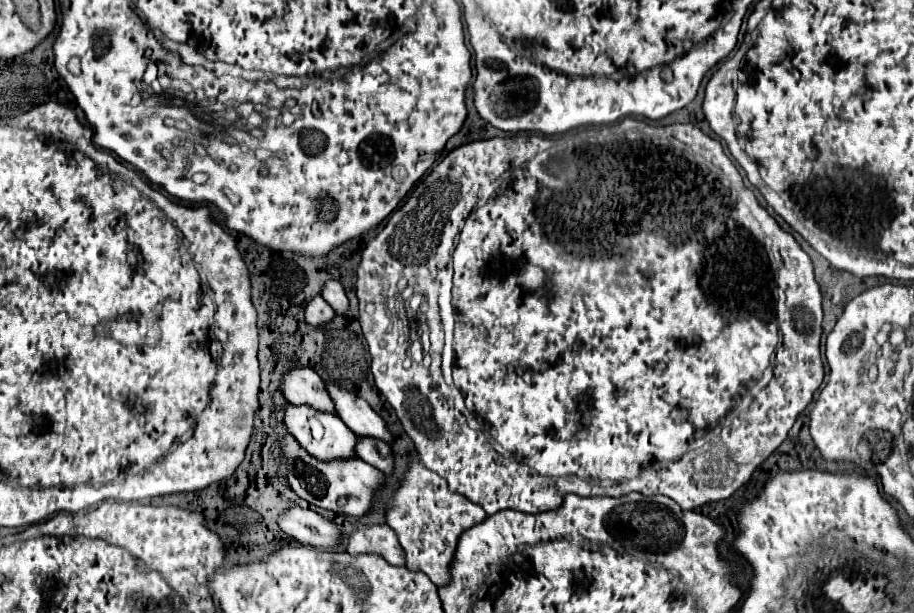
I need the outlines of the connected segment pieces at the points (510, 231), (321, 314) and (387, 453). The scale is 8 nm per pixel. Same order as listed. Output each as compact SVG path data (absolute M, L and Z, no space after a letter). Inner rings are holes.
M627 118L627 120L623 120L623 121L621 121L621 122L617 122L617 124L611 124L611 126L601 126L601 128L585 128L585 130L579 130L579 132L569 132L569 134L561 134L561 135L554 135L554 136L553 136L553 137L549 137L549 136L539 136L539 135L537 135L537 134L529 134L529 136L523 136L523 135L521 135L521 134L520 134L520 135L517 135L517 136L511 136L511 137L503 137L503 138L500 138L500 137L494 137L494 138L491 138L491 140L479 140L479 142L471 142L471 144L463 144L463 146L459 146L459 148L455 148L455 150L453 150L453 152L449 152L449 154L447 154L447 156L445 156L445 158L443 158L443 162L441 162L441 164L437 164L437 166L435 166L435 168L433 168L433 172L431 172L431 174L429 174L429 176L427 176L427 178L425 178L425 180L423 180L423 182L419 182L419 184L417 184L417 186L415 186L415 188L413 188L413 192L411 192L411 194L409 194L409 198L407 198L407 200L405 200L405 204L403 204L403 206L399 206L399 208L397 208L397 210L395 210L395 212L393 212L393 214L391 214L391 216L389 216L389 220L387 220L387 224L385 224L385 228L383 228L383 230L381 230L381 232L379 232L379 234L377 234L377 236L375 236L375 238L373 238L373 240L369 240L369 244L367 244L367 246L365 246L365 250L363 250L363 254L361 254L361 266L359 266L359 270L357 270L357 284L355 284L355 288L357 288L357 298L359 298L359 322L361 322L361 328L363 328L363 336L365 336L365 338L367 338L367 344L369 344L369 354L371 354L371 372L373 372L373 376L375 376L375 384L377 384L377 388L379 388L379 392L381 392L381 394L383 394L383 396L385 396L385 398L387 398L387 402L389 402L389 404L391 404L391 406L393 406L393 408L395 408L395 412L397 412L397 416L399 416L399 420L401 420L401 424L403 424L403 428L405 428L405 432L407 432L407 434L409 434L409 436L411 436L411 440L413 440L413 442L415 442L415 448L417 448L417 452L419 452L419 454L421 454L421 460L423 460L423 464L425 464L425 466L429 466L429 470L433 470L433 472L437 472L437 474L439 474L439 476L441 476L441 478L445 478L445 480L447 480L447 482L449 482L449 488L451 488L451 490L453 490L453 492L459 492L459 494L463 494L463 496L467 496L467 498L469 498L469 500L473 500L473 502L475 502L475 504L481 504L481 506L483 506L483 510L485 510L485 512L487 512L487 514L495 514L495 512L499 512L499 510L505 510L505 508L513 508L513 510L521 510L521 512L533 512L533 514L535 514L535 512L545 512L545 510L553 510L553 508L559 508L559 506L561 506L561 502L563 502L563 496L565 496L565 494L567 494L567 492L571 492L571 494L577 494L577 496L623 496L623 494L629 494L629 492L641 492L641 494L645 494L645 496L655 496L655 494L665 494L665 496L669 496L669 498L673 498L673 500L675 500L675 502L677 502L677 504L679 504L679 506L681 506L681 508L683 508L683 510L693 510L693 508L697 508L697 506L701 506L701 504L707 504L707 502L715 502L715 500L725 500L725 498L729 498L729 496L731 496L731 494L733 494L733 492L735 492L735 490L739 490L739 488L741 488L741 486L743 486L743 484L745 484L745 482L747 482L747 480L749 480L749 478L751 478L751 474L753 474L753 472L755 472L755 468L757 468L757 466L759 466L759 464L761 464L761 462L763 462L763 460L767 460L767 458L769 458L769 454L771 454L771 452L773 452L773 450L775 450L775 448L779 448L779 444L781 444L781 442L783 442L783 440L785 440L785 438L787 438L787 432L789 432L789 430L791 430L791 426L793 426L793 424L795 424L795 420L797 420L797 416L799 416L799 412L801 412L801 410L803 410L803 408L805 408L805 406L807 406L807 404L809 404L809 402L811 402L811 400L813 400L813 394L815 394L815 390L817 390L817 388L819 388L819 386L821 386L821 382L823 382L823 364L821 364L821 350L819 350L819 340L821 340L821 320L823 320L823 310L821 310L821 290L819 290L819 284L817 284L817 282L815 282L815 278L813 278L813 266L811 266L811 260L809 260L809 256L807 256L807 254L805 254L805 252L803 252L803 250L801 250L801 246L799 246L799 244L797 244L797 242L795 242L795 238L794 238L794 237L793 237L793 235L792 235L792 234L789 234L789 232L785 232L785 230L781 230L781 228L779 228L779 224L777 224L777 222L776 222L776 221L775 221L775 219L774 219L774 218L772 218L772 217L771 217L771 215L770 215L770 214L769 214L769 213L768 213L768 212L767 212L767 209L766 209L766 207L764 207L764 206L761 206L761 205L760 205L760 203L759 203L759 201L758 201L758 200L757 200L757 197L756 197L756 195L757 195L757 193L760 193L760 192L759 192L759 190L757 190L757 188L755 188L755 186L753 186L753 185L752 185L752 184L751 184L751 183L750 183L750 182L749 182L749 180L748 180L748 178L747 178L747 176L746 176L746 173L745 173L745 171L744 171L744 170L743 170L743 168L741 168L741 166L739 166L739 164L737 164L737 162L736 162L736 161L735 161L735 160L734 160L734 159L733 159L733 157L732 157L732 156L731 156L731 155L730 155L730 153L729 153L729 152L728 152L728 149L727 149L727 146L726 146L726 144L725 144L725 142L724 142L724 140L723 140L723 139L722 139L722 138L720 138L720 137L719 137L719 136L717 136L717 134L715 134L715 132L713 132L713 130L711 130L711 127L710 127L710 125L709 125L709 122L707 122L707 126L709 126L709 134L707 134L707 132L705 132L705 130L703 130L703 128L699 128L699 126L697 126L697 124L693 124L693 125L695 125L695 126L691 126L691 124L693 124L693 123L691 123L691 122L688 122L688 123L683 123L683 122L677 122L677 123L674 123L674 124L673 124L673 126L668 126L668 125L666 125L666 126L661 126L661 125L658 125L658 124L657 124L657 122L653 122L653 121L650 121L650 120L647 120L647 119L644 119L644 120L638 120L638 119L634 119L634 118ZM735 200L737 200L737 202L741 202L741 222L739 222L739 220L737 220L737 202L735 202ZM452 287L453 287L453 308L455 308L455 312L457 312L457 324L455 324L455 340L453 340L453 338L454 338L454 324L453 324L453 336L451 336L451 334L449 334L449 336L447 336L447 330L445 330L445 324L444 324L444 335L445 335L445 343L444 343L444 348L443 348L443 352L442 352L442 365L441 365L441 354L439 354L439 348L437 348L437 344L433 344L433 348L431 348L431 350L429 350L429 358L431 358L431 366L429 366L429 368L425 368L425 366L423 366L423 364L422 364L422 363L416 363L416 364L415 364L415 361L413 361L413 363L412 363L412 366L411 366L411 367L410 367L410 368L403 368L403 360L405 360L405 358L407 358L407 348L409 348L409 320L410 320L410 318L412 318L412 319L413 319L413 318L414 318L414 319L415 319L415 317L414 317L414 316L416 316L416 315L415 315L415 314L413 314L413 312L411 312L411 311L412 311L412 310L410 310L410 312L409 312L409 313L411 313L411 314L409 314L409 316L410 316L410 317L409 317L409 318L407 318L407 310L405 310L405 308L403 308L403 306L401 306L401 304L404 304L404 305L421 305L421 304L423 304L423 303L427 303L427 304L428 304L428 305L427 305L427 306L428 306L428 307L427 307L427 310L428 310L428 308L429 308L429 310L434 310L434 307L436 307L436 309L437 309L437 308L438 308L438 314L439 314L439 305L438 305L438 301L439 301L439 298L441 298L441 296L449 296L449 298L451 298L451 301L452 301L452 293L451 293L451 290L452 290ZM452 381L453 381L453 382L455 382L455 387L454 387L454 386L449 386L449 385L447 385L447 383L449 383L449 382L452 382ZM474 419L475 419L475 420L476 420L476 421L477 421L477 422L479 422L479 424L481 424L481 428L476 428L476 427L475 427L475 428L472 428L472 425L473 425L473 424L472 424L472 423L473 423L473 421L472 421L472 420L474 420ZM497 444L499 444L499 446L501 446L501 448L503 448L503 454L499 454L499 452L497 452ZM713 444L723 444L723 446L725 446L725 452L727 452L727 456L715 456L715 458L717 458L717 460L715 460L715 462L711 462L711 458L713 458L713 456L705 456L705 452L707 452L707 450L709 450L709 448L711 448L711 446L713 446Z
M313 296L305 304L305 322L309 322L311 326L319 326L323 322L329 322L333 318L333 314L335 314L335 310L321 296Z
M357 436L355 452L367 464L379 468L385 474L391 474L391 470L393 470L393 456L391 456L391 448L389 448L387 442L377 440L377 438L369 438L369 436Z

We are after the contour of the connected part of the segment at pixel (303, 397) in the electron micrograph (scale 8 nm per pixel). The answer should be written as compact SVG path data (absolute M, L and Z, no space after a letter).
M293 366L281 376L281 392L291 404L309 404L317 410L335 412L319 374L309 366Z

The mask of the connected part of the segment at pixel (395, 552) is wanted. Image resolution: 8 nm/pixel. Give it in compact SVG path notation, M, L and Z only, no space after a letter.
M361 524L345 534L345 550L349 554L379 554L393 566L403 566L403 550L395 532L387 524Z

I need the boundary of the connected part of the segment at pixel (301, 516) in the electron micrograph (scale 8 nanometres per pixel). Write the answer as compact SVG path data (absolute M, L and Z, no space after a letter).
M299 506L283 510L277 524L285 534L293 536L301 544L309 544L321 550L333 548L341 542L341 530L333 522L313 510L303 510Z

